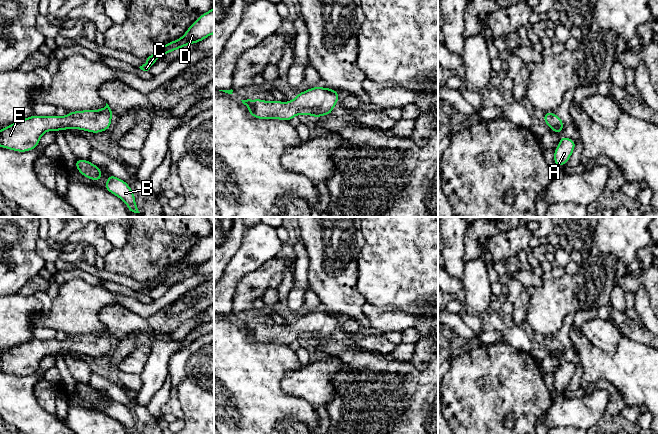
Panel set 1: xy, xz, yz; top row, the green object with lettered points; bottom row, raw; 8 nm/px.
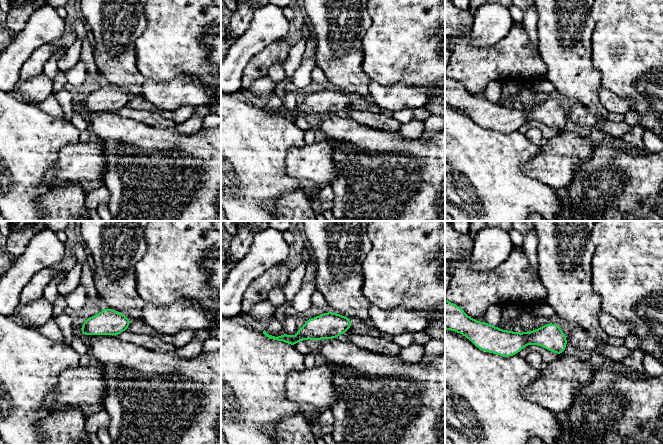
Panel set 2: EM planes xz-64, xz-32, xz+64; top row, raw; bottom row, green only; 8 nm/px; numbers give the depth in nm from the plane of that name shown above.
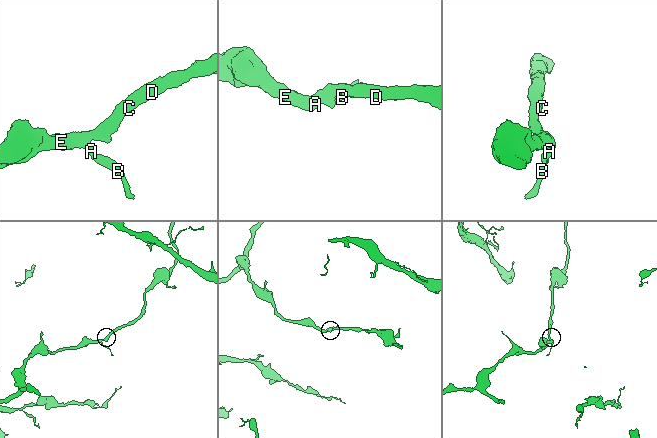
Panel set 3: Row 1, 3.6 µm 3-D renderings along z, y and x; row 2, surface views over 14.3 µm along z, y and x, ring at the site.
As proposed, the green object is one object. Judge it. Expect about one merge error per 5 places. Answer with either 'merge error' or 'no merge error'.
no merge error

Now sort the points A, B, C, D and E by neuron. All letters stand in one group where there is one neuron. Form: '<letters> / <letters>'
A B C D E

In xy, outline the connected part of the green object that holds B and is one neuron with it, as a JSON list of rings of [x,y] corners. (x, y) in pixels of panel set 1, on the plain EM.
[[[111,397],[108,399],[108,402],[105,413],[119,421],[127,429],[129,434],[138,434],[135,419],[130,410],[124,404],[116,402]]]

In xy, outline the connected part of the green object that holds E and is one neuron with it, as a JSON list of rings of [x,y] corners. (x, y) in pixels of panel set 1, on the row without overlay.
[[[106,330],[100,334],[69,336],[63,341],[36,340],[24,342],[0,354],[0,371],[17,376],[28,376],[39,369],[41,360],[47,355],[79,353],[100,357],[111,350],[112,333]]]

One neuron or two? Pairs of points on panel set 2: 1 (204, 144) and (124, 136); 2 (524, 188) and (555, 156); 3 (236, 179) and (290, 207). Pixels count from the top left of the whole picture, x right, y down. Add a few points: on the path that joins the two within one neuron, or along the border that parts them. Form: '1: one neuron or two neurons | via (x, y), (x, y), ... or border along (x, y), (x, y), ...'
1: one neuron | via (184, 144), (144, 142)
2: two neurons | border along (522, 164), (522, 170), (527, 175), (554, 189)
3: two neurons | border along (297, 189), (284, 192), (276, 200), (275, 210)

